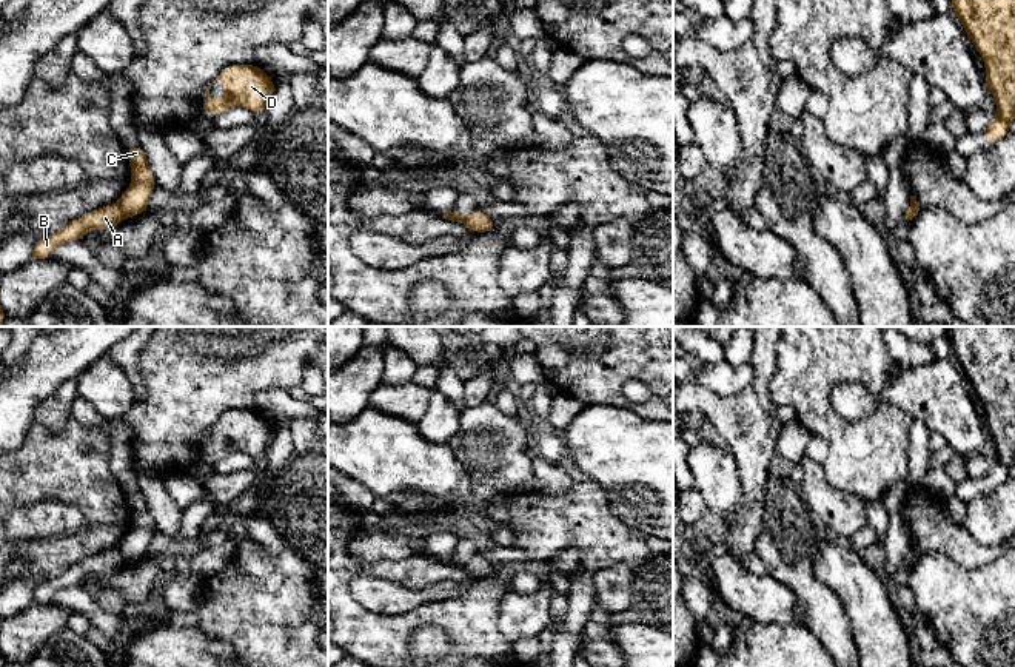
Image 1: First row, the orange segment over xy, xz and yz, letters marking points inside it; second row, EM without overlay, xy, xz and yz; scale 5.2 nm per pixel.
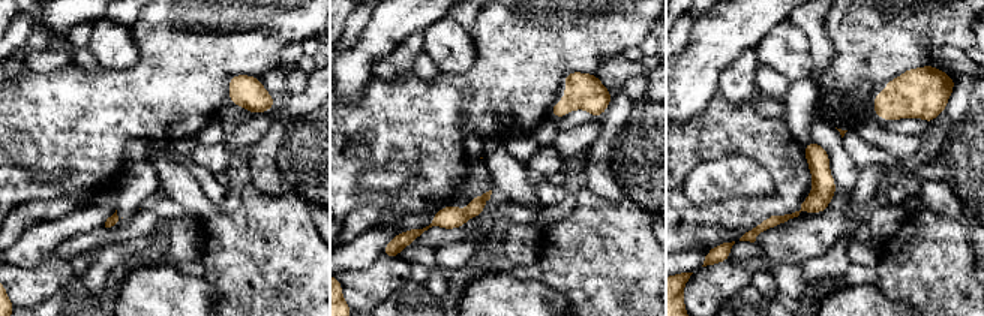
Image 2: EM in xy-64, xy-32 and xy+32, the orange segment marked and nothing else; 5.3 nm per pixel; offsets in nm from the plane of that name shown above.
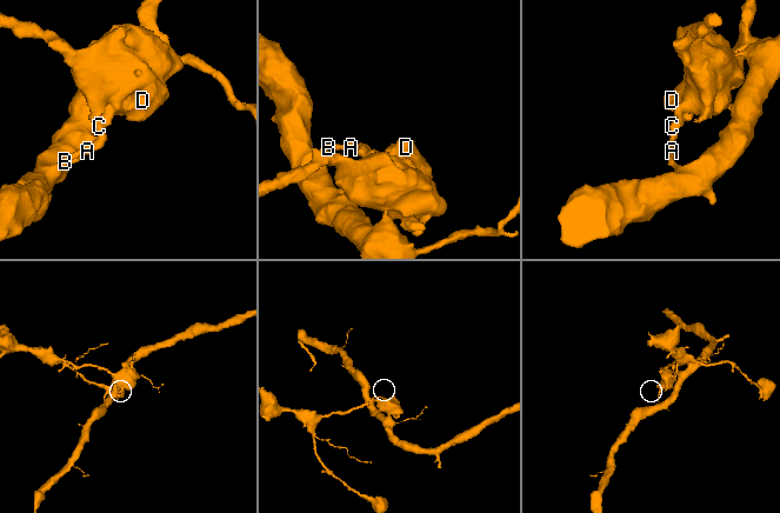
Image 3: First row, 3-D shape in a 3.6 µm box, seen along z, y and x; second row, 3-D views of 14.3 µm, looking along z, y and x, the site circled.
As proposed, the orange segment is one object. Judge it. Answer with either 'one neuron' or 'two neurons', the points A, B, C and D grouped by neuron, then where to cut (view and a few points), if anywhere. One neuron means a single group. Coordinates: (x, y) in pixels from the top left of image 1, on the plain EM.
two neurons; A B / C D; cut in xy along (117, 549), (125, 561)

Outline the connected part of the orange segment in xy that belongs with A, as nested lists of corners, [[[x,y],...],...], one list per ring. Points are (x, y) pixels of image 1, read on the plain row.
[[[119,548],[89,556],[71,565],[57,578],[39,584],[31,604],[49,604],[57,592],[82,584],[89,573],[108,576],[123,567],[123,564],[125,559]]]

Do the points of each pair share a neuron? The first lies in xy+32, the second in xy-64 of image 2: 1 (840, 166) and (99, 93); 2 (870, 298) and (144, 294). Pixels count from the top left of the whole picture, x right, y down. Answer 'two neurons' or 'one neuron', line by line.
1: two neurons
2: one neuron

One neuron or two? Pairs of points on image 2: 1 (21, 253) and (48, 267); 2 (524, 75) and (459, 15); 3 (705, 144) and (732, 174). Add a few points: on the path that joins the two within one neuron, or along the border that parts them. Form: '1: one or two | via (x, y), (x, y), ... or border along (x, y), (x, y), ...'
1: two | border along (51, 255), (32, 267), (15, 265)
2: two | border along (477, 15), (474, 29), (470, 33)
3: two | border along (753, 159), (719, 156), (698, 163), (687, 174)

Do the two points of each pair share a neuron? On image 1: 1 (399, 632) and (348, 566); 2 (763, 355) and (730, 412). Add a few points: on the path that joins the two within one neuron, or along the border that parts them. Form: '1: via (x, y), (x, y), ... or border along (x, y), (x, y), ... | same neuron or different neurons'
1: via (376, 632), (344, 601), (344, 589) | same neuron
2: via (763, 372), (758, 393), (747, 404) | same neuron

